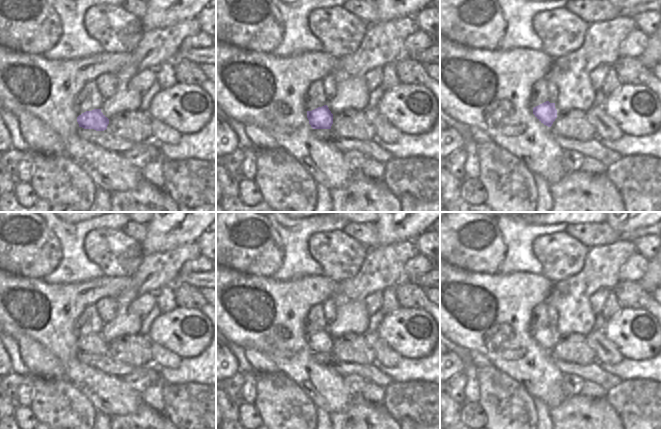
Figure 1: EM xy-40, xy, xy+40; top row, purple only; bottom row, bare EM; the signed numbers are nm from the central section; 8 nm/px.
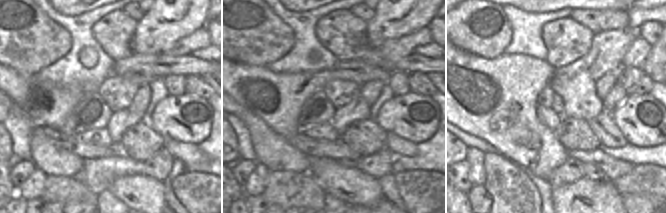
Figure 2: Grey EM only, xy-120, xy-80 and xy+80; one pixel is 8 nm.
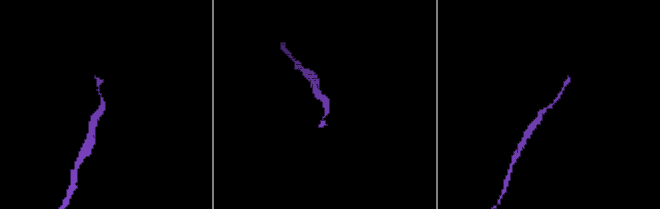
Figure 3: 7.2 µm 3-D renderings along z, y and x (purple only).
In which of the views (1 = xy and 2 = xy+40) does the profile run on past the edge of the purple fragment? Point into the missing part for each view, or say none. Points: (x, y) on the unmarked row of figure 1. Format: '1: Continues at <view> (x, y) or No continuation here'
1: No continuation here
2: No continuation here

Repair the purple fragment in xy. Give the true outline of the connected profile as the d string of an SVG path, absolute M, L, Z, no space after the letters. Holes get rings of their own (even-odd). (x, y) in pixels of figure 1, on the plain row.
M327 329L307 335L307 342L313 353L331 353L333 348L333 338Z

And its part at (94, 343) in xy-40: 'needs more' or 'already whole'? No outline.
already whole

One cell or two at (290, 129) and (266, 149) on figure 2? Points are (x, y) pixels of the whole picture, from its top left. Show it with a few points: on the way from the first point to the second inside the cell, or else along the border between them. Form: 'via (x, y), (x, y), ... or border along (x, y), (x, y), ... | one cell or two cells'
border along (263, 122), (287, 140) | two cells

